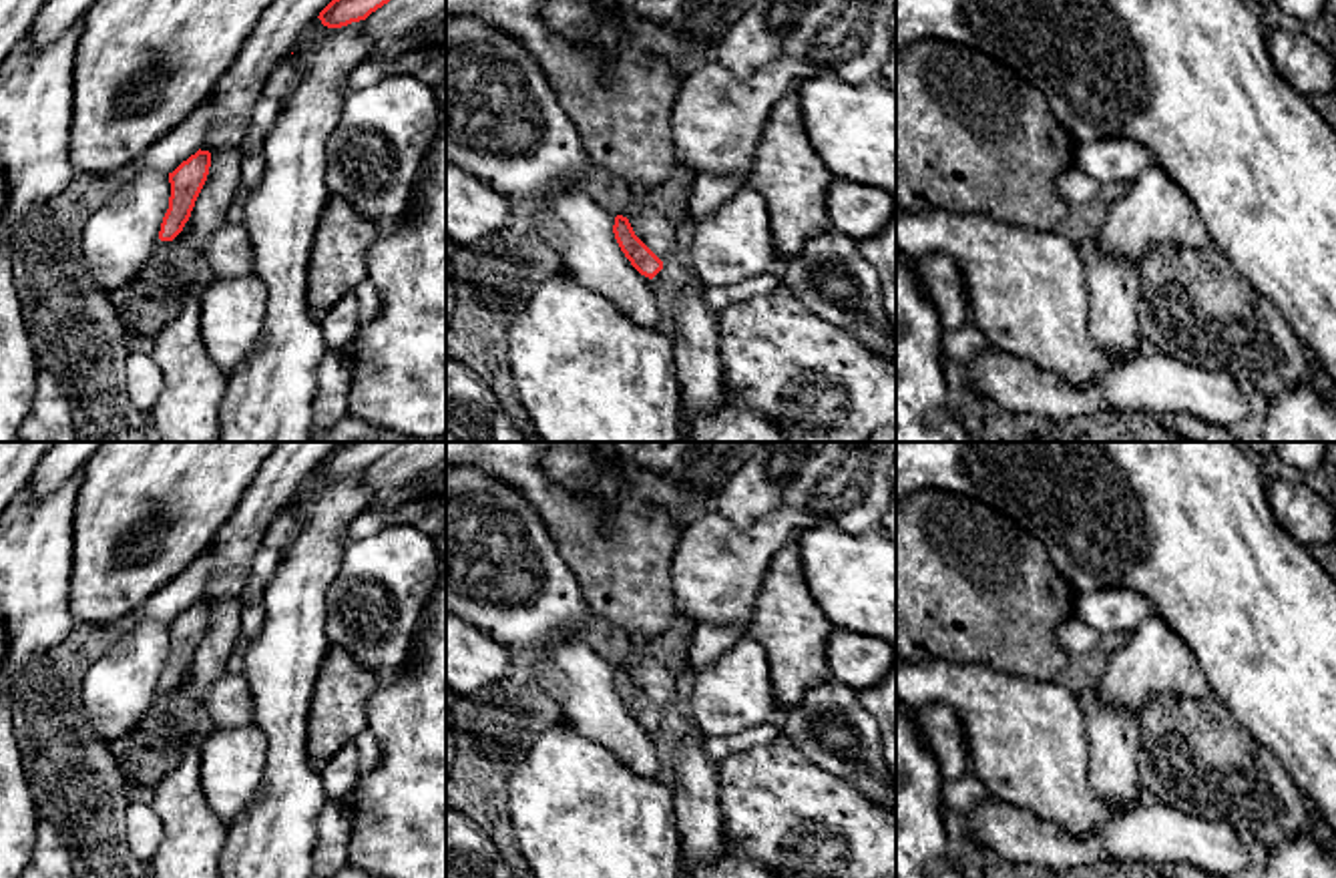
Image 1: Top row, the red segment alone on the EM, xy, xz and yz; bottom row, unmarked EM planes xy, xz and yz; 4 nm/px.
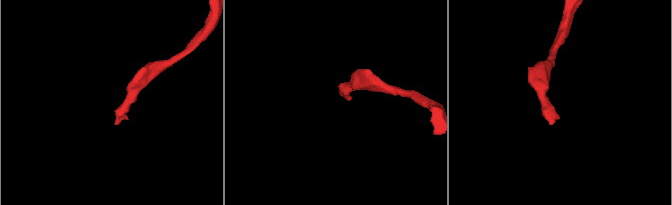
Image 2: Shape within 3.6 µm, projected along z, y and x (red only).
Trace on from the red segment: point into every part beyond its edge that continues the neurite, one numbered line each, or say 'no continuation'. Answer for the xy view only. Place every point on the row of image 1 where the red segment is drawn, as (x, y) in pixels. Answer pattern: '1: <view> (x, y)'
1: xy (151, 302)

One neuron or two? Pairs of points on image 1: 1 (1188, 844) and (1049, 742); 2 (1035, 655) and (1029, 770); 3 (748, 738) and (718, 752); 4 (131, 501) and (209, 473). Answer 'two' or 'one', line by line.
1: two
2: two
3: one
4: one

